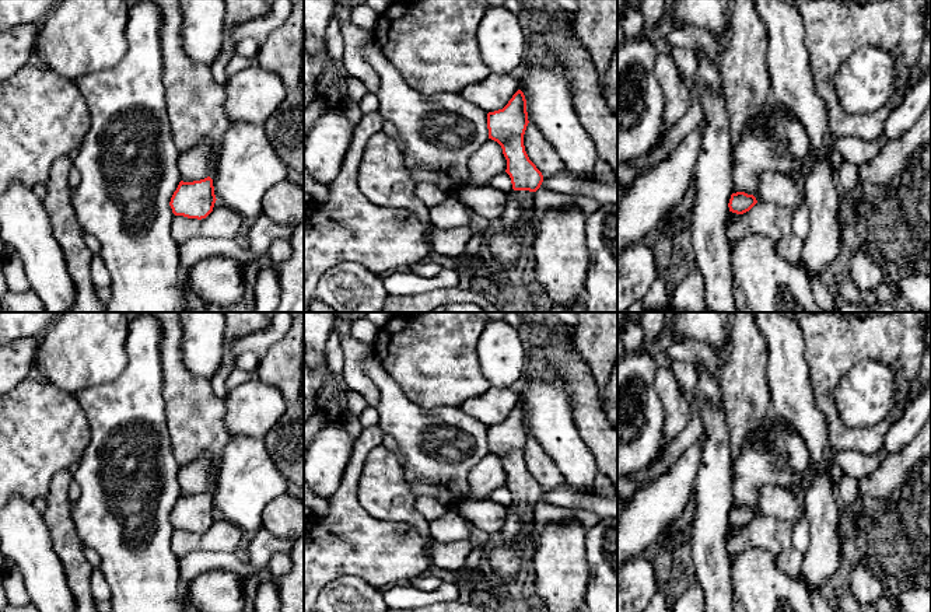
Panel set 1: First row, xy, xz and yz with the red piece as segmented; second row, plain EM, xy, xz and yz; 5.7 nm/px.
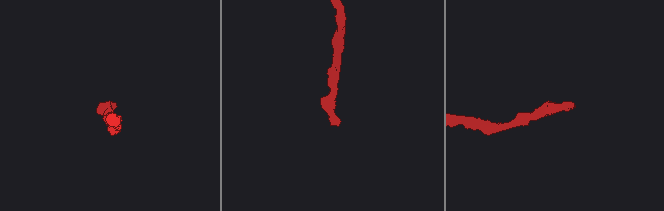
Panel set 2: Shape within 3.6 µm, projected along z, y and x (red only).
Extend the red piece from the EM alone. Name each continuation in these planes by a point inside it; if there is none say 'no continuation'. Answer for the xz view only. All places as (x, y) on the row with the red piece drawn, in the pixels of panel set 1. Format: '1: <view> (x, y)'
1: xz (527, 199)

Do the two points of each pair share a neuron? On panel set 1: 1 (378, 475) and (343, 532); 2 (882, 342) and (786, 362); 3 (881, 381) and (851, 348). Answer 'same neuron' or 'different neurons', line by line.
1: different neurons
2: different neurons
3: different neurons

